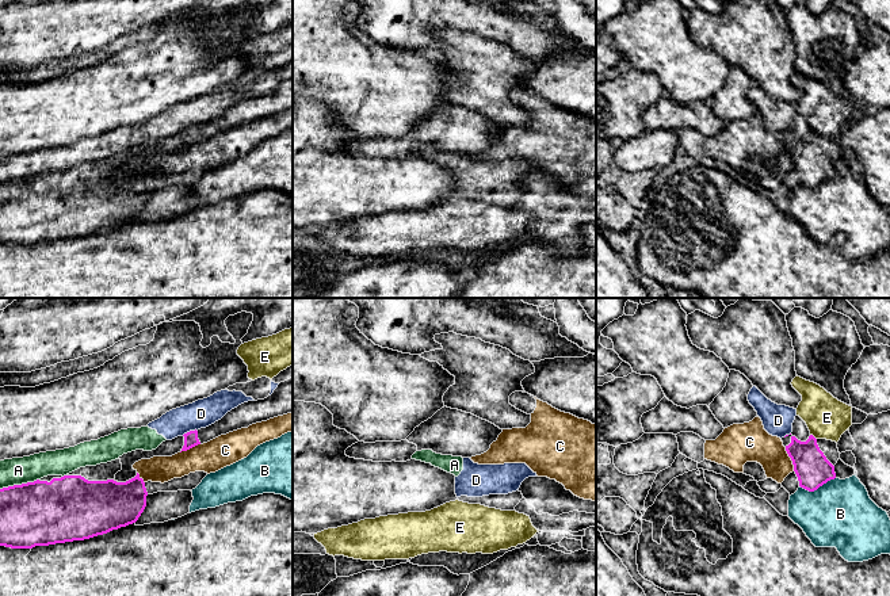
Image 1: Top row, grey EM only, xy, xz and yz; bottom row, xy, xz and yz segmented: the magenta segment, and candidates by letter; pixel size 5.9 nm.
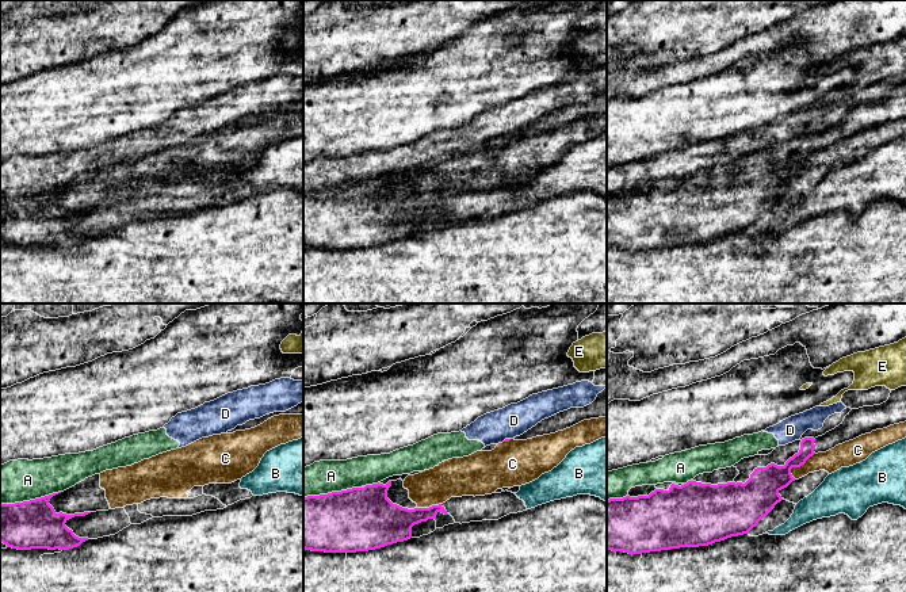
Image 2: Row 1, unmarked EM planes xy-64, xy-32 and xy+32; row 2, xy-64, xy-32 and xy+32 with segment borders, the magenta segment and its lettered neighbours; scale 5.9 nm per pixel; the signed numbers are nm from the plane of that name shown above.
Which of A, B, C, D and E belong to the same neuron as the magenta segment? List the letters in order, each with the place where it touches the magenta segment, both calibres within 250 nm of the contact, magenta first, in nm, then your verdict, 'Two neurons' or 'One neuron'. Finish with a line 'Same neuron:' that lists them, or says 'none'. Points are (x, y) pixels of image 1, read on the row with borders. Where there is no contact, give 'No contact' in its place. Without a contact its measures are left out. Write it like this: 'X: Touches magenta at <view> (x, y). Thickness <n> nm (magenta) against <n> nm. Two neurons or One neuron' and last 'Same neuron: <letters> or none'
A: Touches magenta at xy (19, 485). Thickness 380 nm (magenta) against 160 nm. Two neurons
B: Touches magenta at yz (817, 488). Thickness 200 nm (magenta) against 400 nm. Two neurons
C: Touches magenta at yz (791, 459). Thickness 200 nm (magenta) against 220 nm. Two neurons
D: Touches magenta at xy (190, 431). Thickness 80 nm (magenta) against 160 nm. Two neurons
E: Touches magenta at yz (813, 436). Thickness 200 nm (magenta) against 260 nm. Two neurons
Same neuron: none

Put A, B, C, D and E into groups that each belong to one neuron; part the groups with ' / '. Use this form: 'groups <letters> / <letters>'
groups A D / B / C / E

